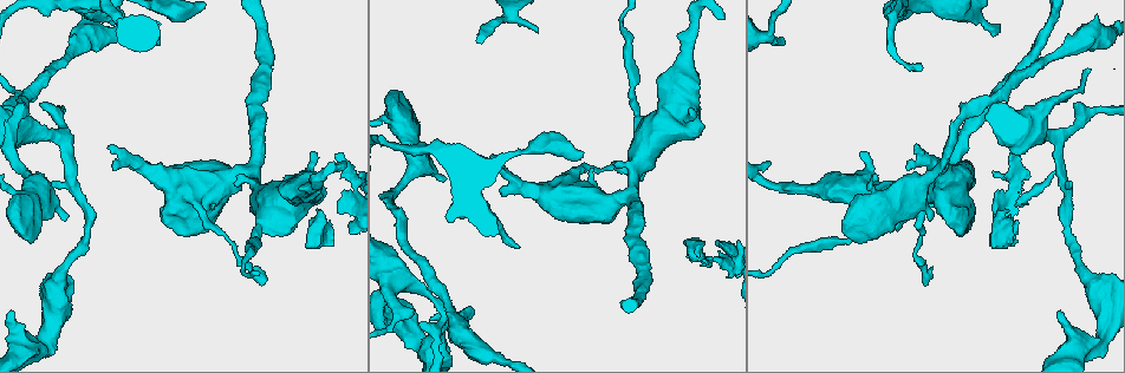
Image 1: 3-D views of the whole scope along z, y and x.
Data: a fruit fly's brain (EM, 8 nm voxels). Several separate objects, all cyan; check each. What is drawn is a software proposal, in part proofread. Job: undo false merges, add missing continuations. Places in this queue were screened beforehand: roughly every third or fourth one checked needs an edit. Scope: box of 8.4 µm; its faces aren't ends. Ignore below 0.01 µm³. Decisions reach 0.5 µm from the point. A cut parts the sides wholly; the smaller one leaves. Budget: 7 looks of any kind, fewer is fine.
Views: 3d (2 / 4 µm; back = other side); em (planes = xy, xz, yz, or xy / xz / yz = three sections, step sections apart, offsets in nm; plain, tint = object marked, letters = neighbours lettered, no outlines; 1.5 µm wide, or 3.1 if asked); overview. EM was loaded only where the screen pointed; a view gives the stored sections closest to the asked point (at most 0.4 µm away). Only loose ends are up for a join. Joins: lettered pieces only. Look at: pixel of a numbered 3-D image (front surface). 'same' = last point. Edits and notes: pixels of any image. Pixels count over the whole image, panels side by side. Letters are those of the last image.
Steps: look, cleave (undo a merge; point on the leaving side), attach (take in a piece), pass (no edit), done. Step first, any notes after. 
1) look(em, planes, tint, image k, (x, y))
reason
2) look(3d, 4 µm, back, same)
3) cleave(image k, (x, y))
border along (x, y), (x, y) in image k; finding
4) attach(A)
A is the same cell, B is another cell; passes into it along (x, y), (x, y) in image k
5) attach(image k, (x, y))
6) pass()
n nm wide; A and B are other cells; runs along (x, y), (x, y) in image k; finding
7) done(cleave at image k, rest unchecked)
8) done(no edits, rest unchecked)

look(em, planes, tint, image 1, (538, 32))
branch stops here

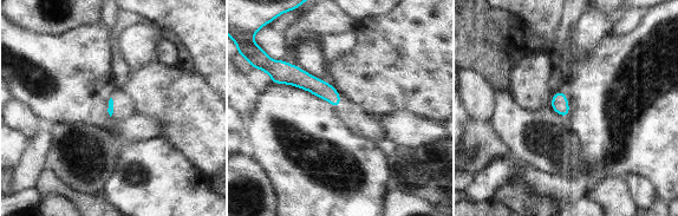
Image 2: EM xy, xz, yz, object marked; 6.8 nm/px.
look(em, planes, letters, same)
see the neighbours

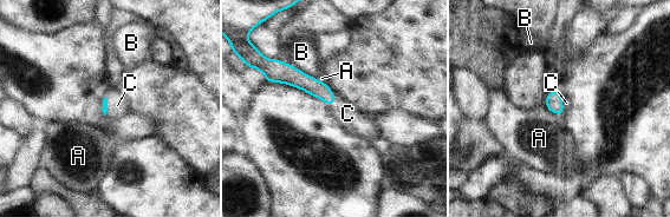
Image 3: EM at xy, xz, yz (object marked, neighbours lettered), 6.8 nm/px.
attach(C)
C is the same cell, A and B are other cells; passes into it along (313, 86), (329, 104), (347, 113) in image 3; it goes on there

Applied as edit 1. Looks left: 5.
look(overview)
redraw

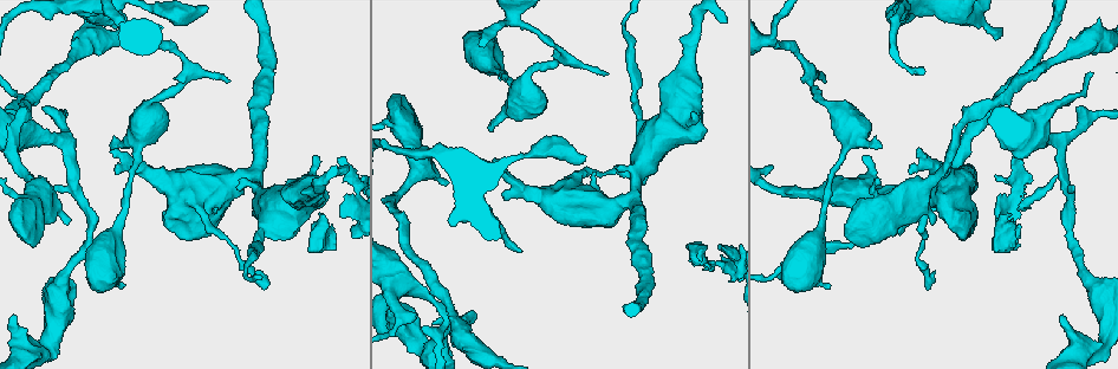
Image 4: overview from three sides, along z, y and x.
look(3d, 2 µm, image 4, (492, 131))
tapers out

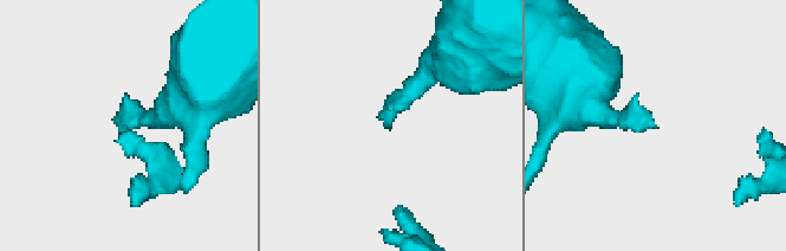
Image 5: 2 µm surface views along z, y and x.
look(em, xz, step 4, tint, image 5, (653, 127))
need the tissue

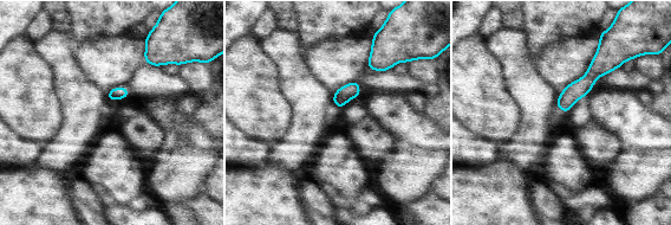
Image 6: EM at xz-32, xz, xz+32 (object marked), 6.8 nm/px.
look(em, planes, letters, same)
another direction

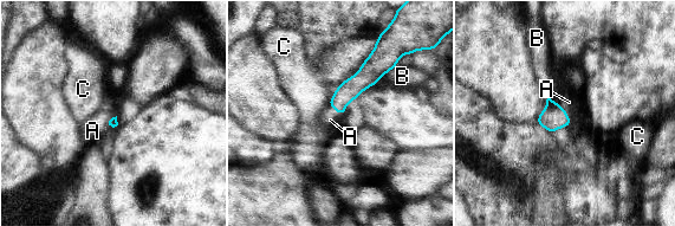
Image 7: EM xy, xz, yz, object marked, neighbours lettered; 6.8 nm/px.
attach(A)
A is the same cell, B and C are other cells; the neuron continues

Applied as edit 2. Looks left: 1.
look(em, xy, step 8, letters, image 4, (446, 181))
thick end

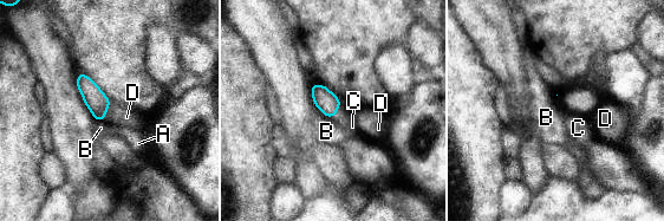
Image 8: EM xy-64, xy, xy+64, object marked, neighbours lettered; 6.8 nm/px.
attach(C)
C is the same cell, A, B and D are other cells; passes into it along (326, 102), (336, 111), (342, 118) in image 8; the neuron continues

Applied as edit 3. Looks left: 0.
done(attach at image 3, attach at image 7, attach at image 8, rest unchecked)

